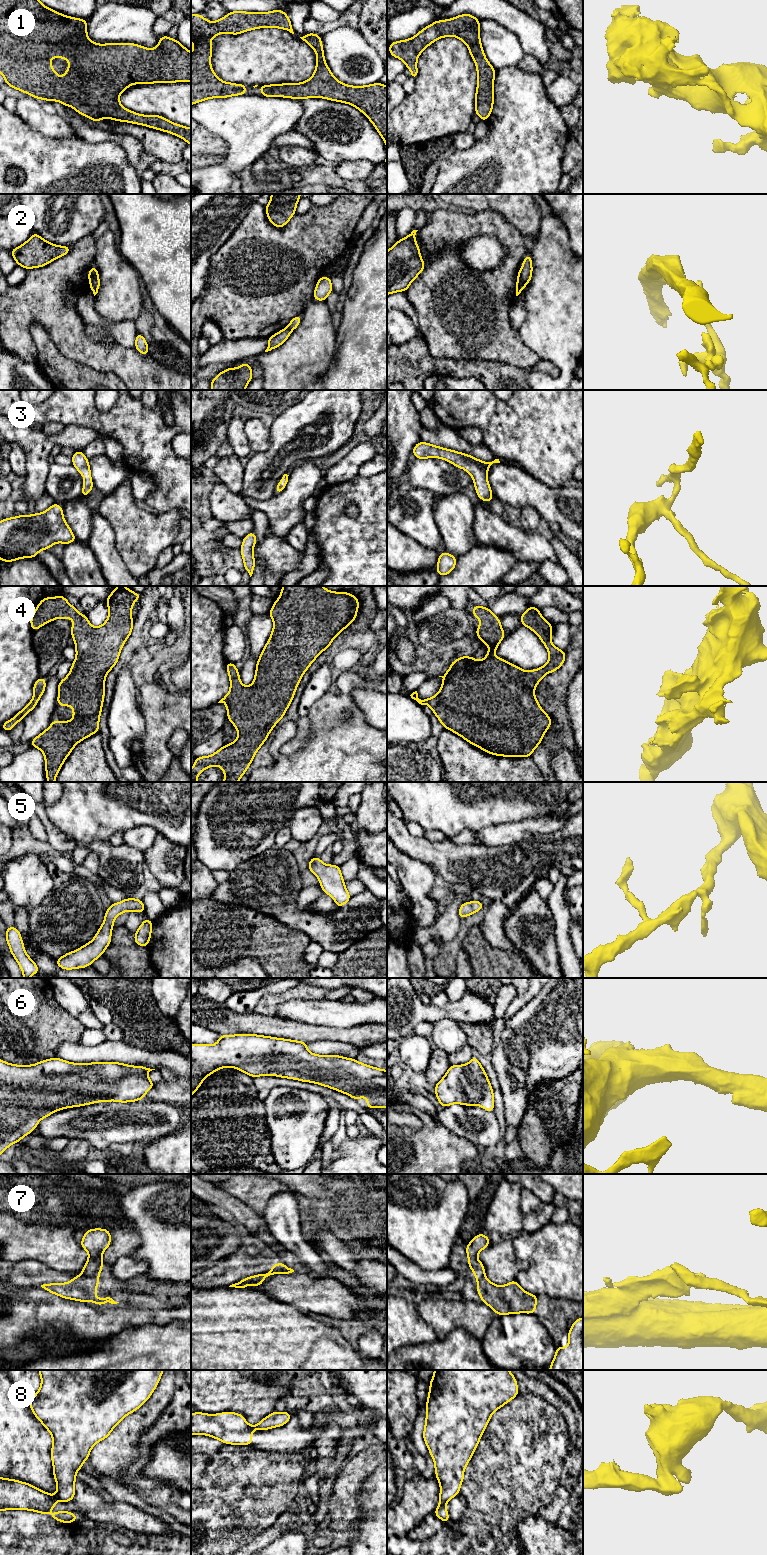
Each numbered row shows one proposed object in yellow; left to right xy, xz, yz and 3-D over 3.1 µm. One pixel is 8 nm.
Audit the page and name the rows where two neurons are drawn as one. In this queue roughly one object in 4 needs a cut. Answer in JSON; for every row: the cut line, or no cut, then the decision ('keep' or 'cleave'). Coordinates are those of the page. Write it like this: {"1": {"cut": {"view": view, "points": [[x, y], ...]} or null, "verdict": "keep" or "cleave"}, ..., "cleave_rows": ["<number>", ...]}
{"1": {"cut": null, "verdict": "keep"}, "2": {"cut": {"view": "yz", "points": [[518, 273], [525, 284]]}, "verdict": "cleave"}, "3": {"cut": null, "verdict": "keep"}, "4": {"cut": null, "verdict": "keep"}, "5": {"cut": null, "verdict": "keep"}, "6": {"cut": null, "verdict": "keep"}, "7": {"cut": null, "verdict": "keep"}, "8": {"cut": {"view": "yz", "points": [[446, 1502], [439, 1506]]}, "verdict": "cleave"}, "cleave_rows": ["2", "8"]}

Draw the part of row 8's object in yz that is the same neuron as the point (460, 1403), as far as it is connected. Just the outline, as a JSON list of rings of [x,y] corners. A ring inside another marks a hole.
[[[434,1370],[429,1384],[423,1438],[434,1460],[441,1506],[460,1493],[464,1469],[492,1414],[515,1398],[519,1391],[516,1378],[509,1370]]]

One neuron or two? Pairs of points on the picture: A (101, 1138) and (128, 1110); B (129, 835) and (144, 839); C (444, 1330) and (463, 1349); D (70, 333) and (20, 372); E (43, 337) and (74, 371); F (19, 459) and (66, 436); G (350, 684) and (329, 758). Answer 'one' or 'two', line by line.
A: one
B: one
C: two
D: two
E: one
F: two
G: one

